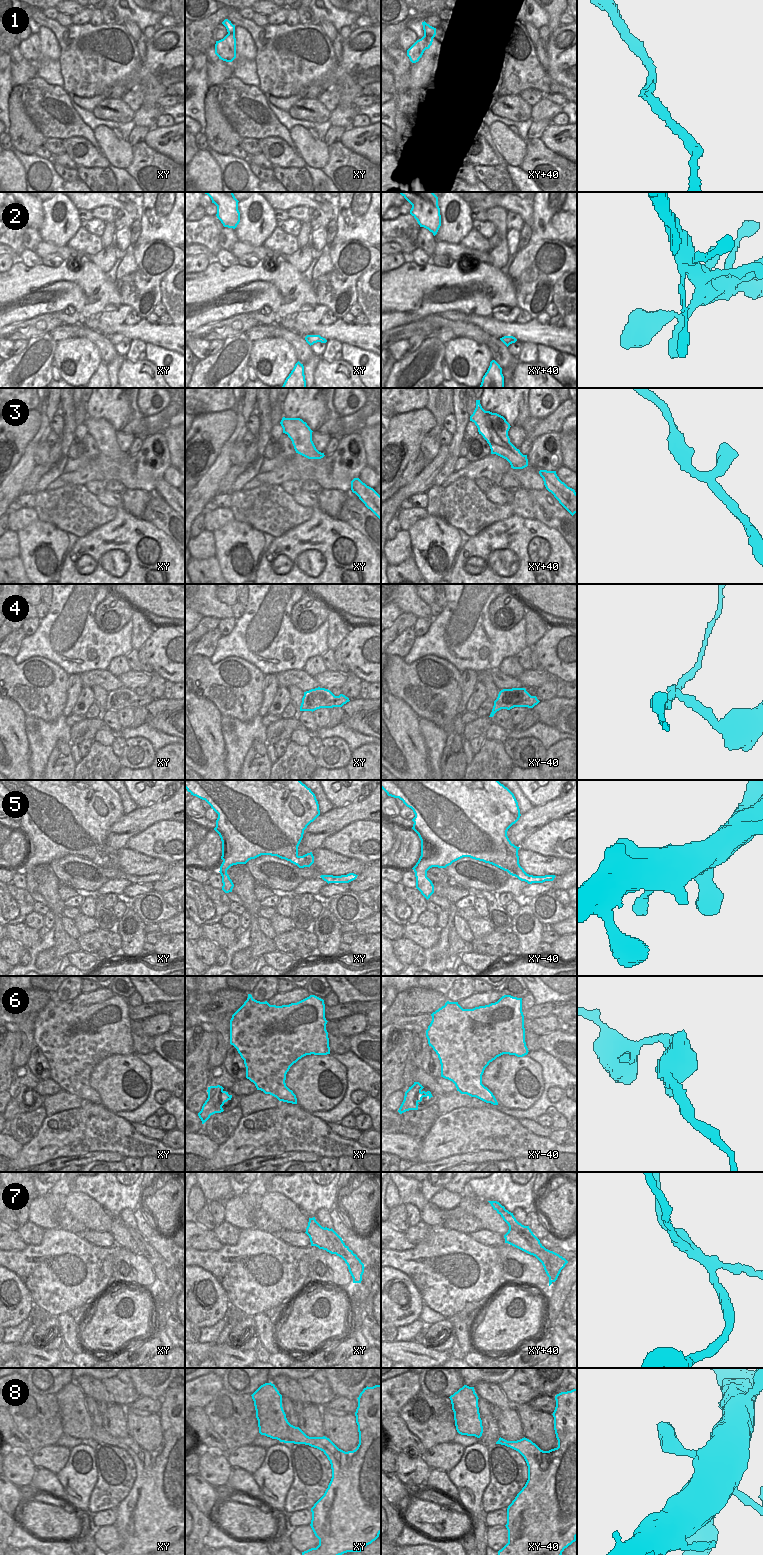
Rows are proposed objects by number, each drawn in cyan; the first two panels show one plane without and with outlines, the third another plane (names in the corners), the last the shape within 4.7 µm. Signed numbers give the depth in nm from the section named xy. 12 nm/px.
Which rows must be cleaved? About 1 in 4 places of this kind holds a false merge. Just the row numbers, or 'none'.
4, 7

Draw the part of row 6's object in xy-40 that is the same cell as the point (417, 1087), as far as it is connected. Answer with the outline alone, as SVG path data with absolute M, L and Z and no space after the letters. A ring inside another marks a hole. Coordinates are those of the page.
M414 1082L414 1084L409 1087L409 1089L405 1092L404 1100L398 1110L400 1114L409 1111L409 1110L418 1110L418 1103L422 1101L423 1097L432 1096L430 1091L423 1091L424 1087L419 1082Z

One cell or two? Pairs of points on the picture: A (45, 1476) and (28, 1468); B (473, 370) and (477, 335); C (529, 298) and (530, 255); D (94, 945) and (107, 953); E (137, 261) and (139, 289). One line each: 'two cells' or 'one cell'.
A: two cells
B: two cells
C: one cell
D: one cell
E: one cell

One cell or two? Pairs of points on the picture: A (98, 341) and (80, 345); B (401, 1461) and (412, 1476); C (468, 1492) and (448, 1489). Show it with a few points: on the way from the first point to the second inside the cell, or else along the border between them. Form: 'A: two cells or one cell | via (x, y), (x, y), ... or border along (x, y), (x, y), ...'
A: two cells | border along (76, 336), (87, 338), (97, 348), (102, 360)
B: one cell | via (404, 1465), (411, 1472)
C: two cells | border along (446, 1472), (457, 1489), (458, 1498), (456, 1501)

